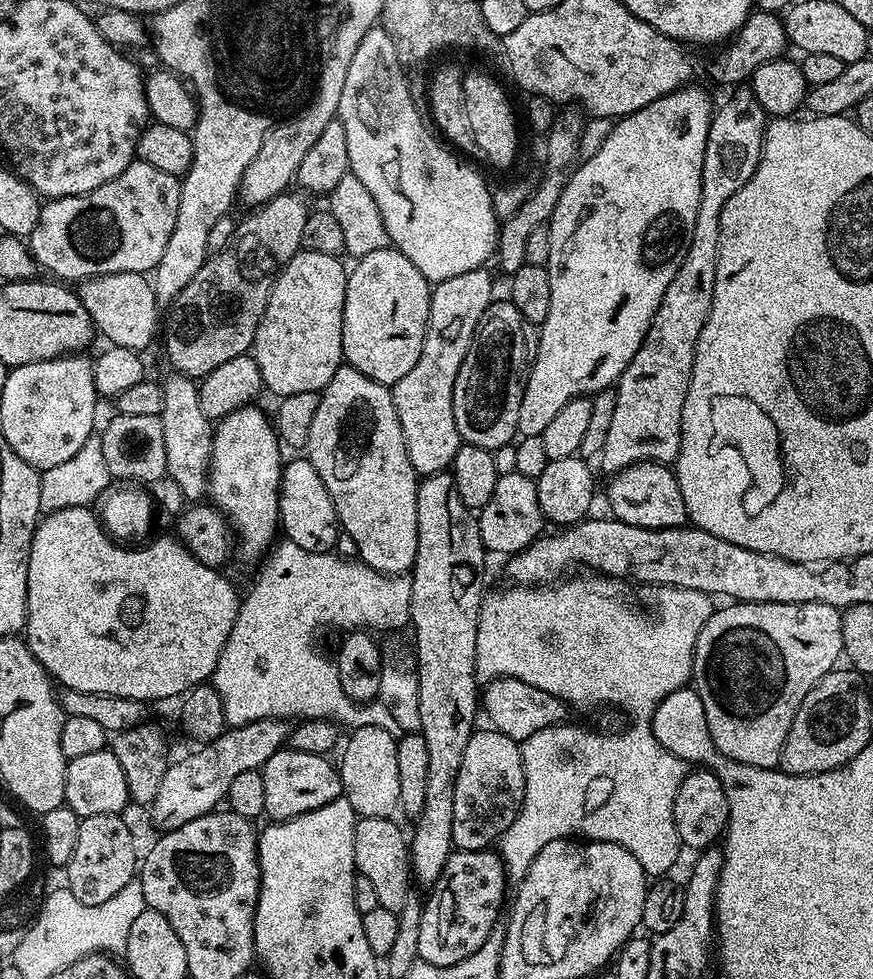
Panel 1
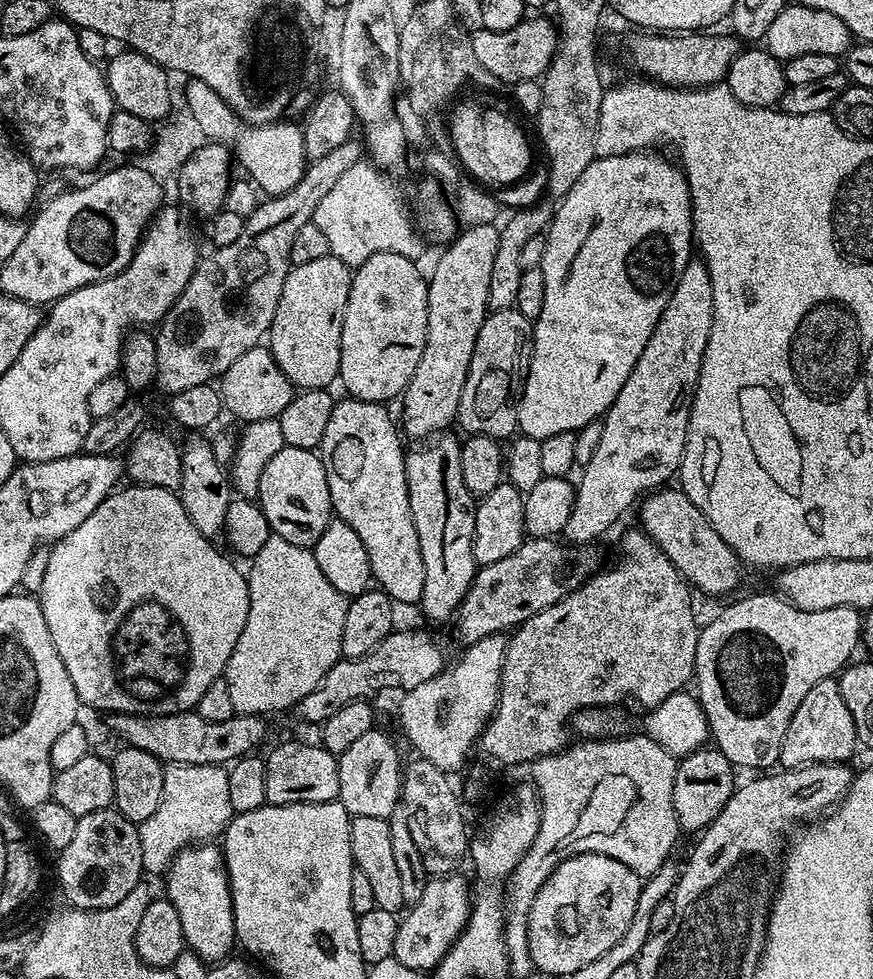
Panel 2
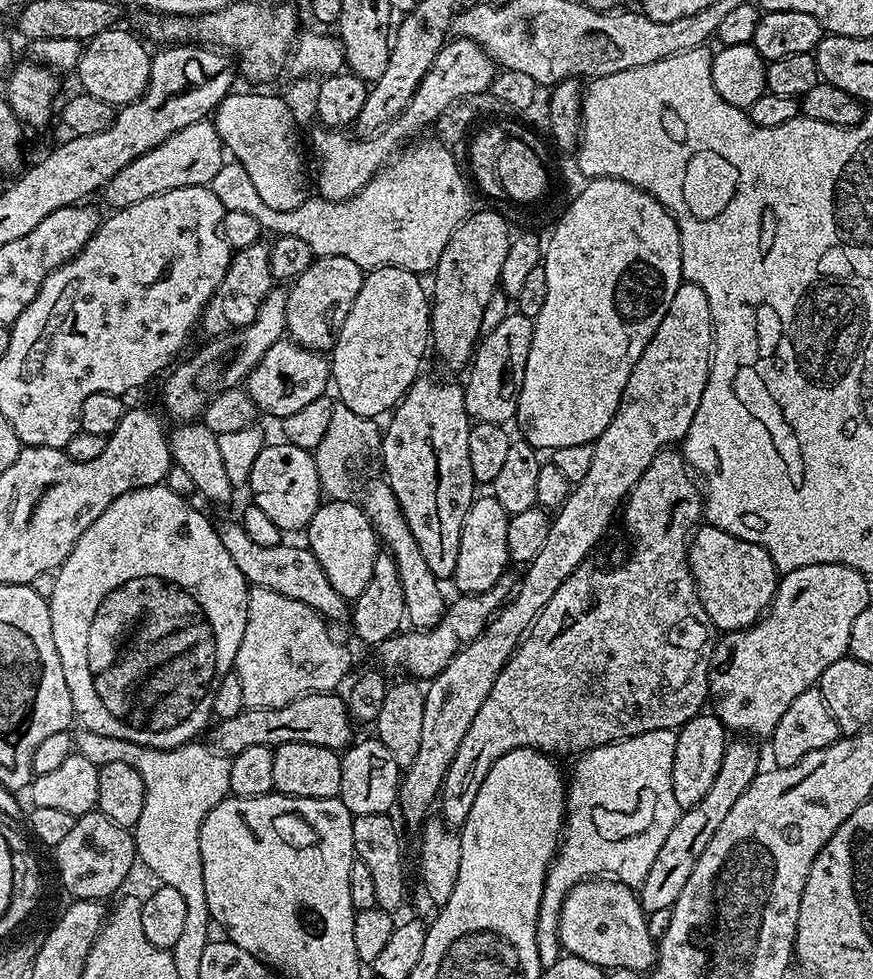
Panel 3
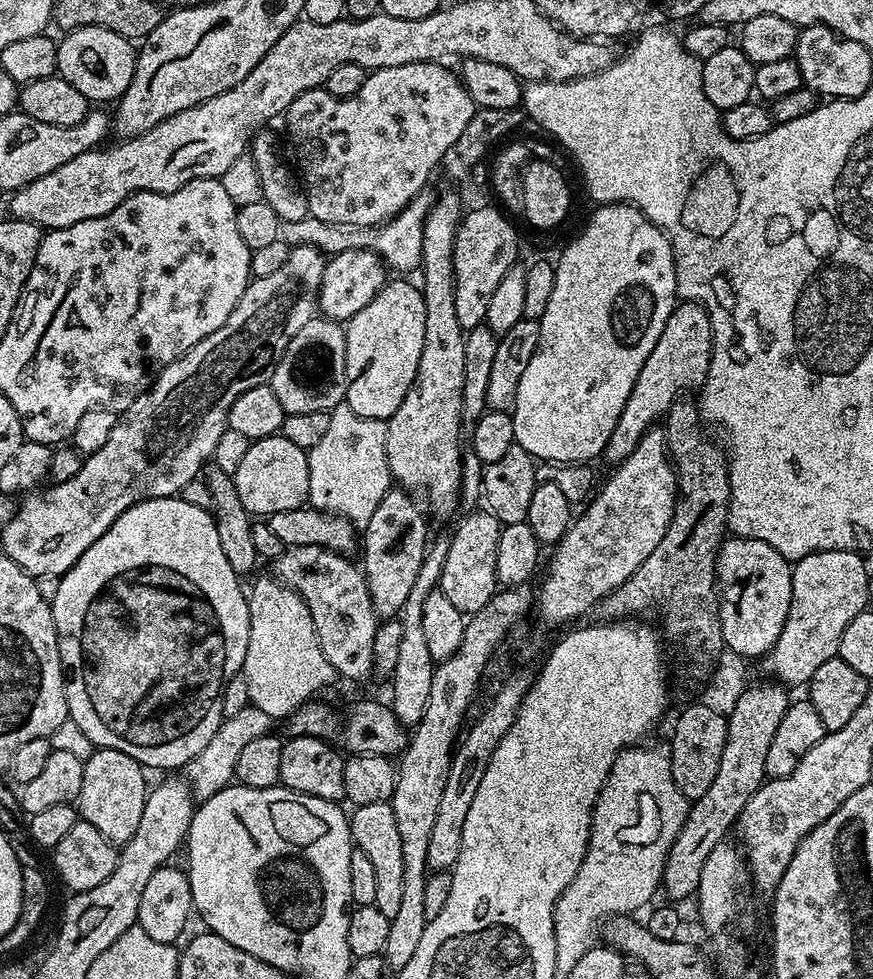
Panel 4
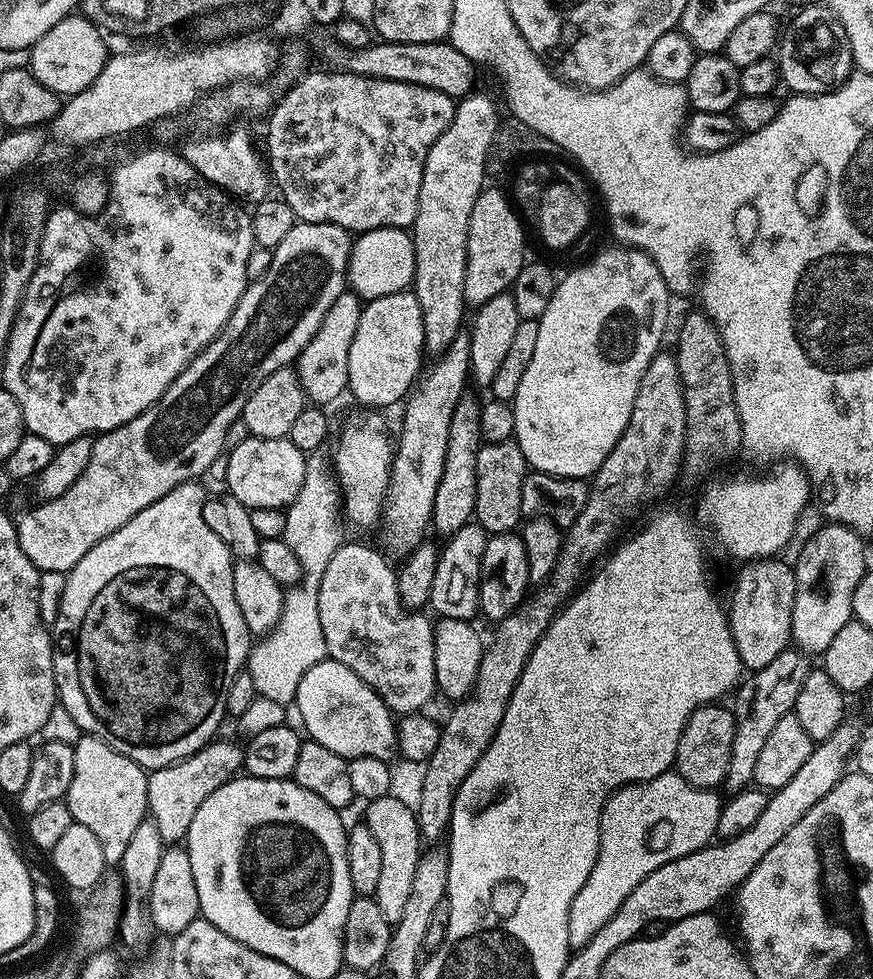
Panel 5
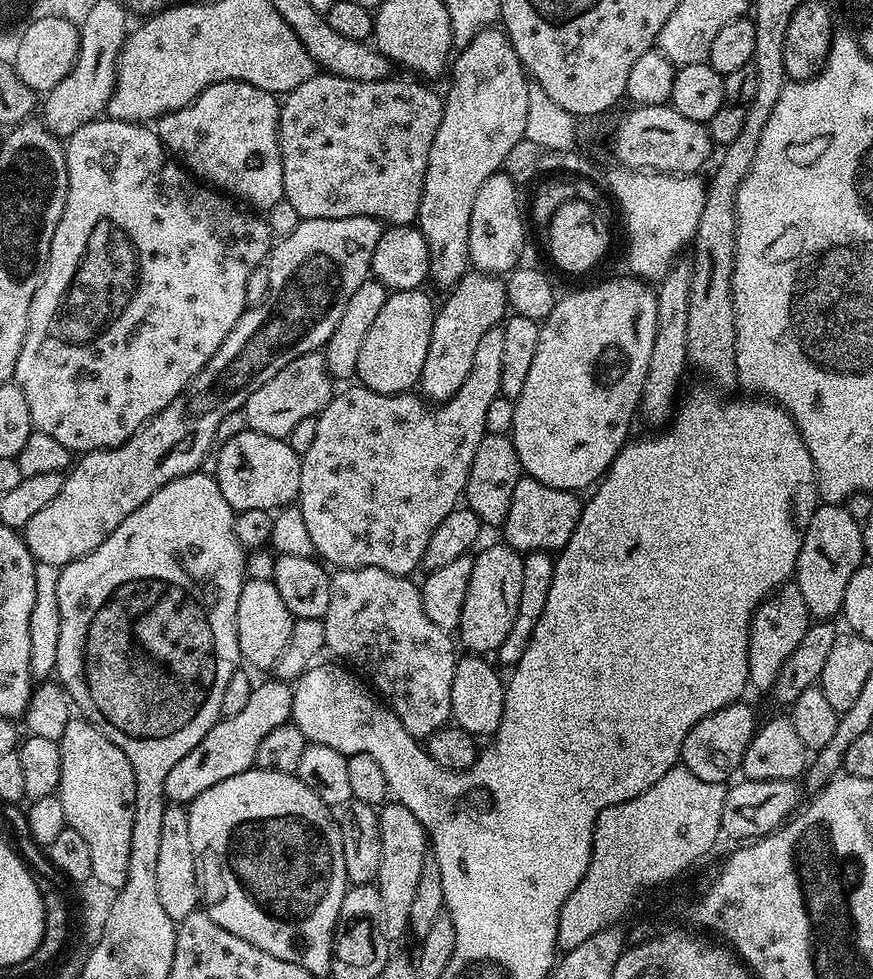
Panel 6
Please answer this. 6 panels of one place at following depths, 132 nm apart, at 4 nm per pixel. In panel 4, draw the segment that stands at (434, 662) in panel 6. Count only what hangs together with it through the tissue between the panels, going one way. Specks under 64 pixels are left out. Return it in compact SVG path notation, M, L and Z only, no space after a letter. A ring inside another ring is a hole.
M298 545L285 547L283 556L271 561L270 568L279 583L292 588L308 603L322 654L334 666L337 677L364 680L373 675L378 617L370 602L363 567L348 559L352 558L320 545Z

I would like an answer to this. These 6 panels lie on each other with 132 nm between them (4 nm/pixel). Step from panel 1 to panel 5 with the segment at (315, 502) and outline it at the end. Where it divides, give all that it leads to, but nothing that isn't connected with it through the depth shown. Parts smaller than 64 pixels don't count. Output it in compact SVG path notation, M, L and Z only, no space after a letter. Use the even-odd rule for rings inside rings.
M258 438L248 440L231 449L227 474L227 491L248 509L287 509L298 498L307 472L306 454L287 438Z

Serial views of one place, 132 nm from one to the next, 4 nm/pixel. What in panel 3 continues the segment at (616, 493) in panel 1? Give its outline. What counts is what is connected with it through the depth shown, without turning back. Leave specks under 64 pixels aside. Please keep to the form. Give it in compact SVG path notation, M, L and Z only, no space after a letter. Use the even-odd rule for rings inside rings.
M701 523L691 533L688 565L696 583L698 598L702 598L702 606L706 606L710 622L721 633L737 632L755 624L769 611L776 596L778 573L770 554L761 544L734 538L713 524Z

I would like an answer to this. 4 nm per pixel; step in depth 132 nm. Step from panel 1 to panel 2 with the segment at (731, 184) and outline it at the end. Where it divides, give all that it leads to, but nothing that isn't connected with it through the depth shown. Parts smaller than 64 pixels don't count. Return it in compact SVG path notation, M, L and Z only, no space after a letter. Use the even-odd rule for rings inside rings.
M689 259L688 265L682 270L682 274L678 278L678 282L674 286L674 294L670 294L670 302L666 302L666 310L662 310L662 318L658 318L658 326L654 326L654 334L650 334L650 342L646 342L646 350L642 350L642 358L638 358L638 362L634 366L634 370L630 374L630 378L626 378L626 386L622 386L622 390L618 390L618 398L614 398L614 402L609 406L608 411L604 413L602 419L602 442L598 442L598 450L594 450L594 458L590 458L588 464L583 465L584 472L578 479L576 484L576 501L574 502L574 510L570 510L570 518L566 521L562 536L565 541L573 540L576 544L584 544L586 546L590 540L596 540L628 507L635 505L645 494L659 489L661 486L667 485L668 480L677 475L680 470L680 463L684 457L684 447L686 446L686 434L688 433L688 423L690 422L690 414L692 413L692 396L696 392L696 383L700 377L702 370L702 358L706 354L706 346L710 338L710 330L712 329L712 319L714 318L714 286L710 282L710 270L704 264L703 259Z

